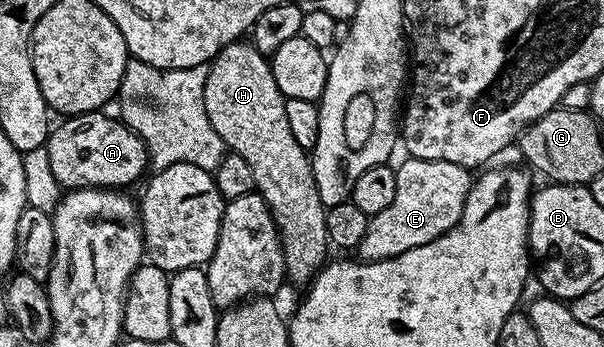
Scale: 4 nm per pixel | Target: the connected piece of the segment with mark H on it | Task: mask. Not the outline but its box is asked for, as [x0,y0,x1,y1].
[203,42,331,286]

